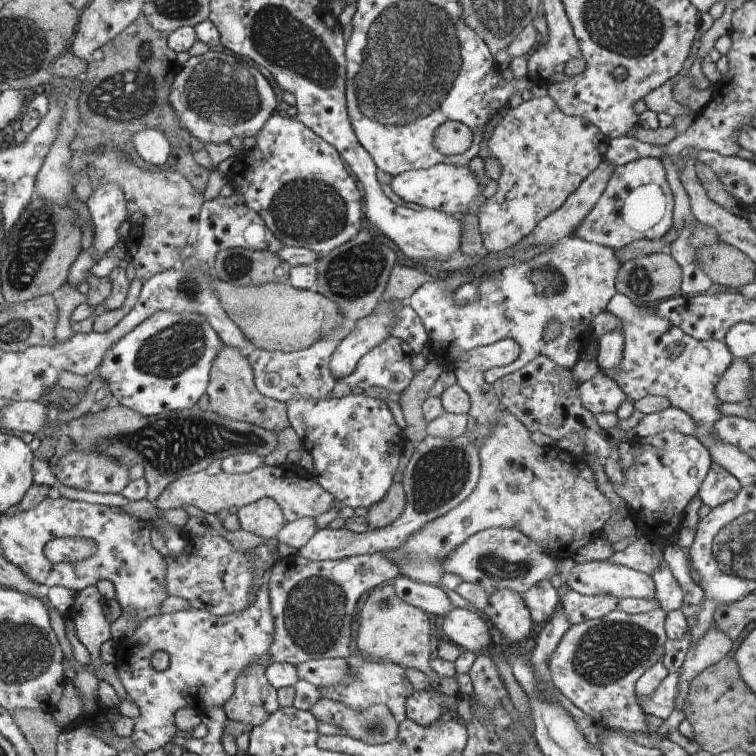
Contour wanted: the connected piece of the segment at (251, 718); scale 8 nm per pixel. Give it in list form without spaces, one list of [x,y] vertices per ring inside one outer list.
[[[256,662],[237,679],[237,688],[233,697],[223,706],[227,719],[255,727],[270,718],[262,702],[262,692],[266,690],[266,686],[270,688],[265,675],[266,669],[262,662]]]

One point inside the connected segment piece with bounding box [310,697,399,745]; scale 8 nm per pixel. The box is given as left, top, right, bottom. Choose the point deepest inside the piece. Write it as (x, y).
(375, 725)

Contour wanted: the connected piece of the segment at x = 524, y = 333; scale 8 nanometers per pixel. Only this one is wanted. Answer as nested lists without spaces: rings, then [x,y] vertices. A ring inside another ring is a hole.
[[[570,236],[558,241],[556,246],[552,246],[550,250],[544,250],[532,260],[518,262],[514,266],[483,276],[477,282],[479,293],[474,302],[458,306],[457,298],[454,298],[455,292],[448,290],[444,279],[438,276],[432,282],[425,282],[417,288],[407,303],[420,316],[429,339],[440,344],[440,348],[435,352],[437,360],[447,361],[449,365],[452,358],[460,358],[460,354],[468,353],[470,350],[493,345],[504,339],[515,340],[520,346],[518,358],[503,367],[492,367],[484,372],[485,381],[491,386],[502,377],[528,365],[538,355],[546,355],[560,366],[572,369],[581,360],[580,356],[592,342],[590,322],[594,320],[594,316],[608,310],[609,302],[618,293],[616,280],[623,263],[618,260],[614,251],[615,249],[608,246]],[[548,322],[558,322],[562,326],[562,334],[552,341],[545,341],[542,334]]]

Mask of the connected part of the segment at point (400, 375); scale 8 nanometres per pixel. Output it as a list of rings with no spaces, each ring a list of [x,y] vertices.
[[[391,336],[388,340],[384,340],[369,350],[357,362],[355,371],[348,376],[342,376],[339,381],[348,384],[353,392],[364,393],[370,387],[382,387],[390,392],[400,394],[412,380],[414,355],[411,345],[400,338]]]

